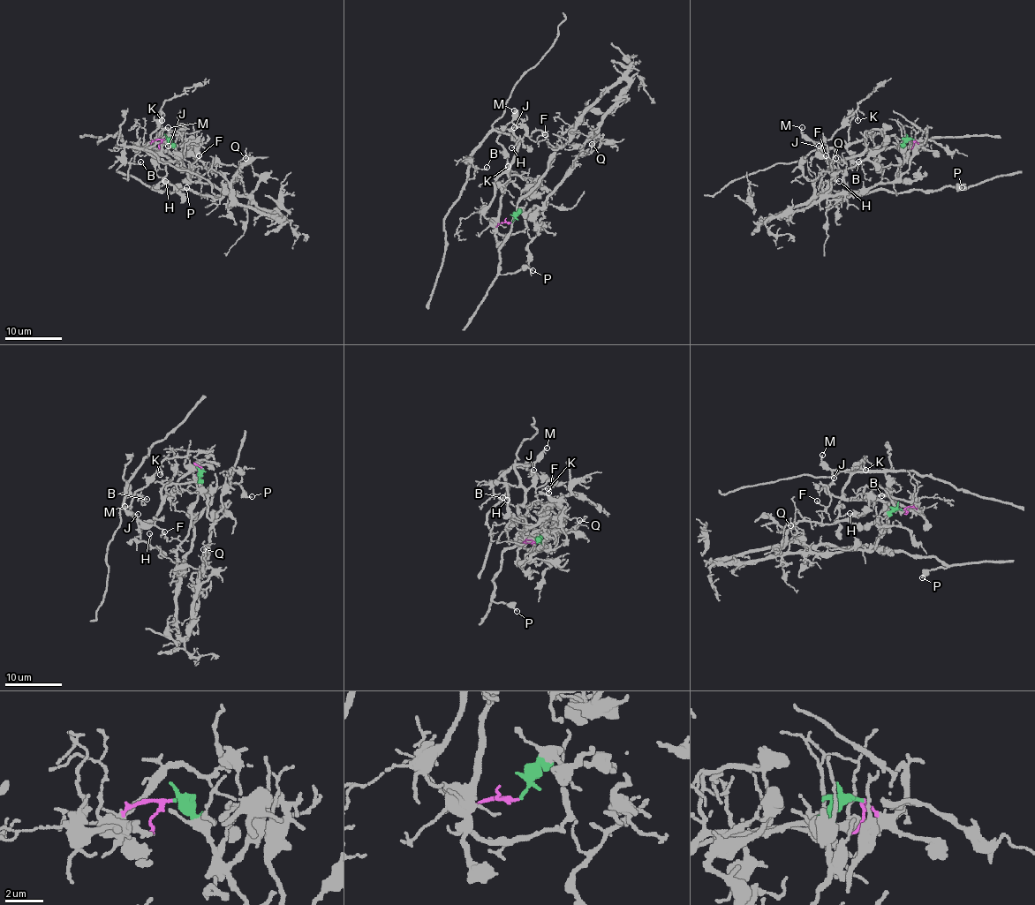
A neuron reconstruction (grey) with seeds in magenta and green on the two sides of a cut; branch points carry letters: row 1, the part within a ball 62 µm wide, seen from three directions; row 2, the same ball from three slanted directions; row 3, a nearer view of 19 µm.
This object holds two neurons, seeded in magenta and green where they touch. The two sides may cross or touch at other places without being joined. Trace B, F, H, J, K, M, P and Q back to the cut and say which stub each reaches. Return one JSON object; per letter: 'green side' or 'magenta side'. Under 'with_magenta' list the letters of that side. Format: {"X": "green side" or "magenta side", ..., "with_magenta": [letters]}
{"B": "magenta side", "F": "magenta side", "H": "magenta side", "J": "magenta side", "K": "magenta side", "M": "magenta side", "P": "green side", "Q": "green side", "with_magenta": ["B", "F", "H", "J", "K", "M"]}

